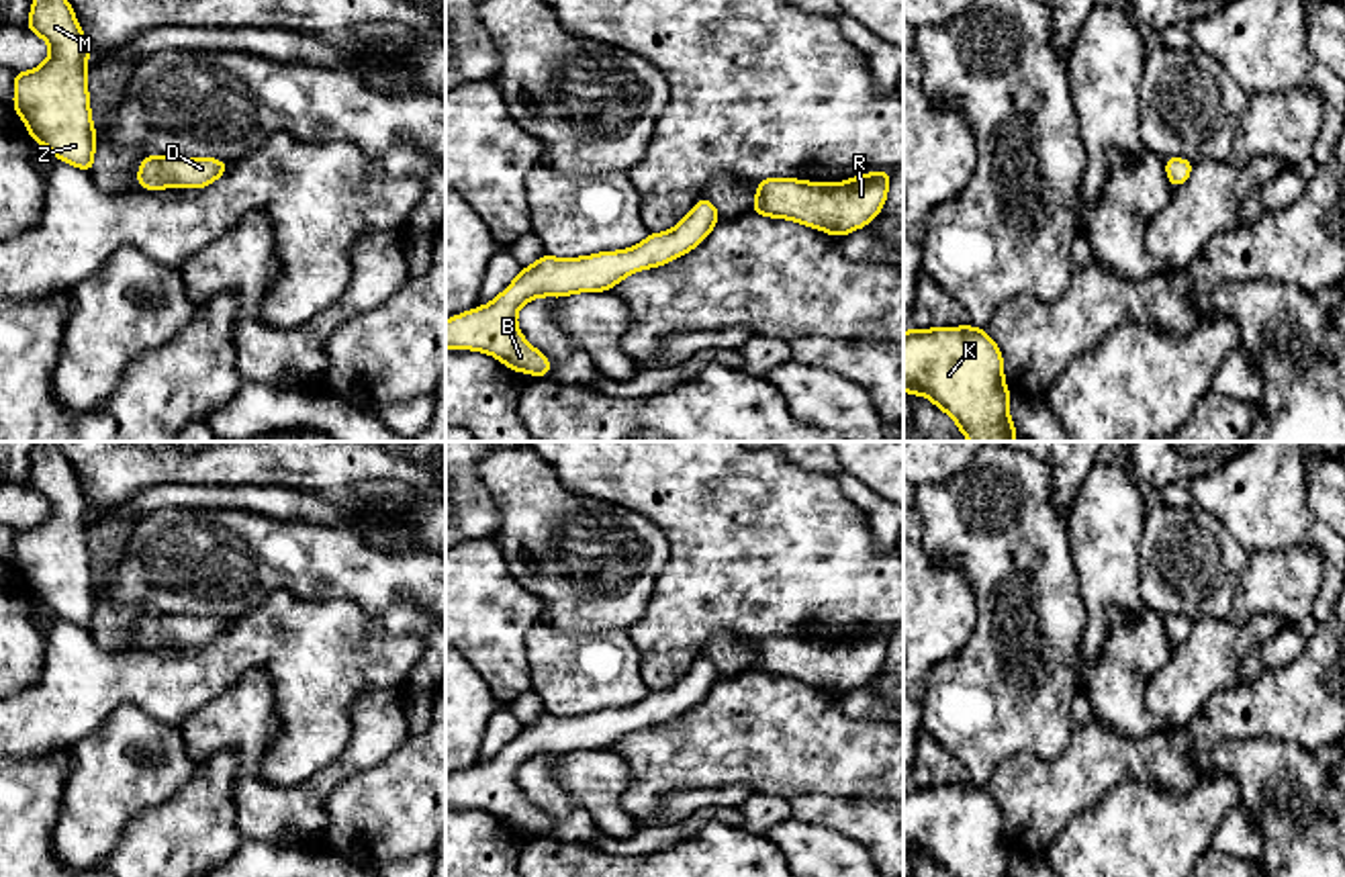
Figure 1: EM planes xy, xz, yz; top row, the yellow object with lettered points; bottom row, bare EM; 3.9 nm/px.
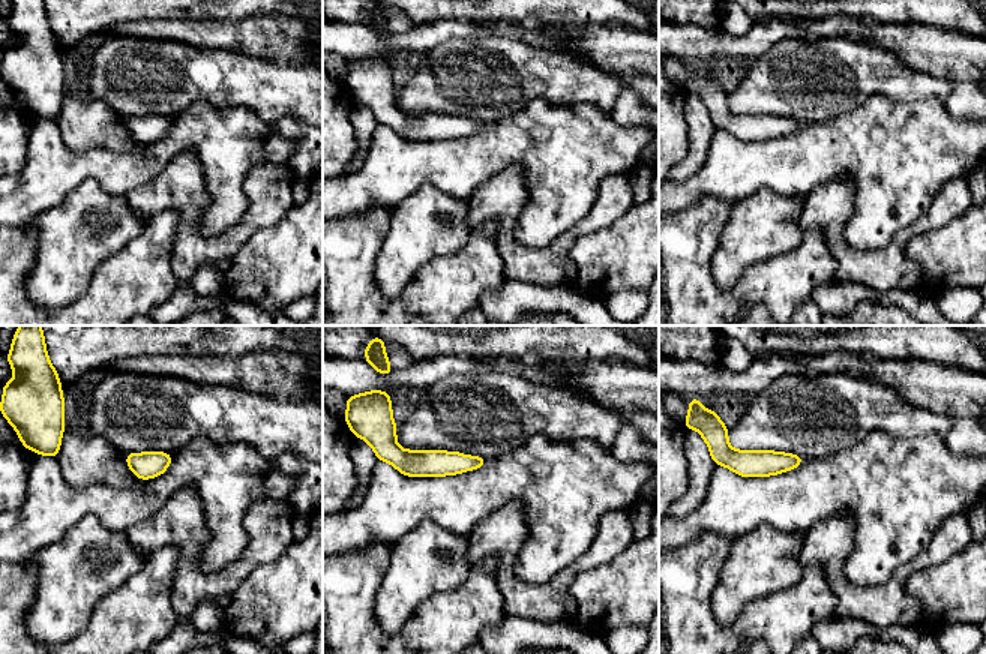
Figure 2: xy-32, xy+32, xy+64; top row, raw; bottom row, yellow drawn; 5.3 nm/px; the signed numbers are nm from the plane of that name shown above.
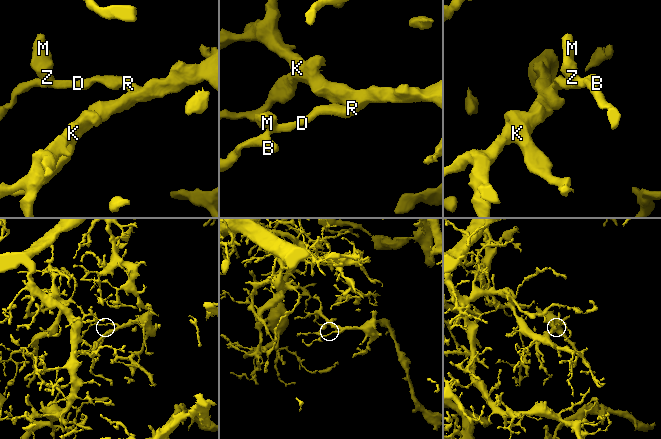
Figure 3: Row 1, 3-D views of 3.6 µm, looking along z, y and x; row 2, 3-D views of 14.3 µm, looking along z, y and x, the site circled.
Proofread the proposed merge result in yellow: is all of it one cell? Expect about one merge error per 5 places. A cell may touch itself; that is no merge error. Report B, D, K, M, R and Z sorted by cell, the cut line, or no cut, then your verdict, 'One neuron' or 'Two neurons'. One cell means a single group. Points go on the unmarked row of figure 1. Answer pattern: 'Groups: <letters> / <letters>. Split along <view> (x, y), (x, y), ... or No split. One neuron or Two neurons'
Groups: B D K M R Z. No split. One neuron

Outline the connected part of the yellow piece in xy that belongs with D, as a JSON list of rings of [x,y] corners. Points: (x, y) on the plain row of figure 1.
[[[151,611],[137,628],[143,648],[204,646],[227,630],[227,619],[213,615],[168,615]]]

